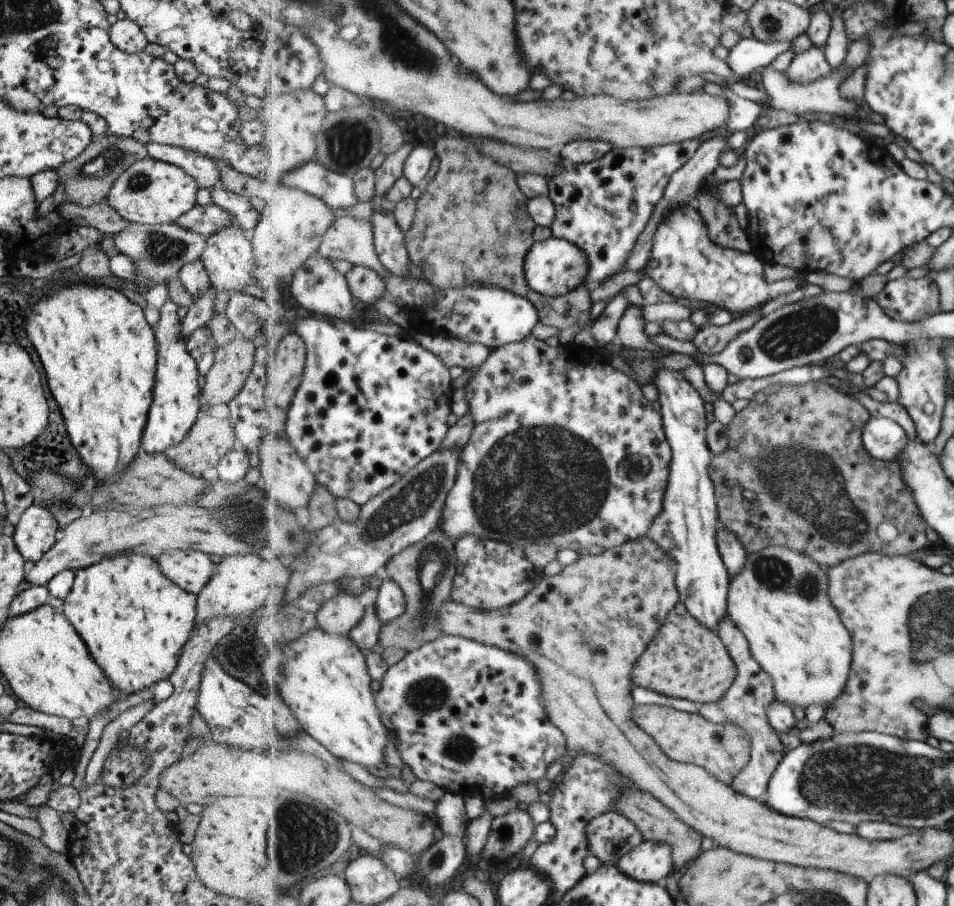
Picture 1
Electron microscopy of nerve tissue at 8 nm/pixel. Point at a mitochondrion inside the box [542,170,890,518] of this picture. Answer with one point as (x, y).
(804, 331)

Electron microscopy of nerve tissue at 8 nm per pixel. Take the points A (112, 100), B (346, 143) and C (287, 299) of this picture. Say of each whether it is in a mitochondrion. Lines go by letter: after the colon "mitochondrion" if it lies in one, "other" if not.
A: mitochondrion
B: mitochondrion
C: other

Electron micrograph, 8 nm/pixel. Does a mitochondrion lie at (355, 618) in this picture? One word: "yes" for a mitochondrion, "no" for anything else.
no

